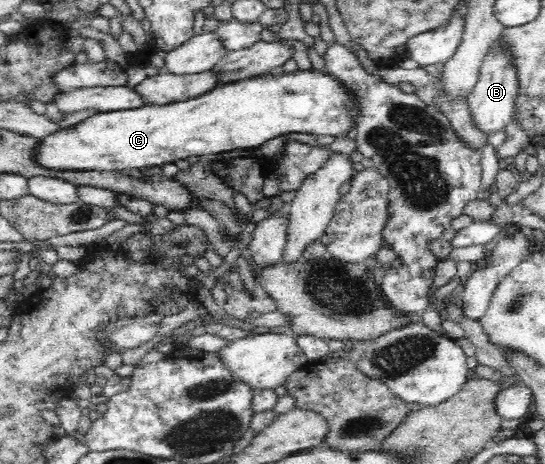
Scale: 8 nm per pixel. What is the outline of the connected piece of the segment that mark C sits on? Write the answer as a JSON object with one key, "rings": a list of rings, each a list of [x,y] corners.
{"rings":[[[313,67],[305,69],[299,68],[294,72],[279,71],[278,73],[263,73],[262,75],[247,77],[243,80],[236,80],[230,83],[223,82],[217,88],[212,88],[209,92],[203,93],[201,96],[191,97],[187,100],[175,101],[171,104],[150,104],[145,108],[135,109],[115,109],[109,112],[98,112],[91,118],[79,123],[76,126],[65,129],[59,134],[53,134],[45,140],[41,140],[41,150],[37,154],[37,159],[47,165],[47,167],[55,168],[71,168],[71,169],[123,169],[145,168],[151,166],[159,166],[167,164],[167,162],[177,162],[177,160],[185,160],[189,156],[207,156],[213,157],[221,152],[229,152],[230,150],[257,149],[267,140],[277,138],[291,132],[299,132],[299,134],[309,134],[309,136],[318,136],[322,139],[325,136],[333,136],[333,138],[345,137],[351,130],[358,128],[359,112],[361,112],[361,103],[359,97],[355,95],[355,91],[351,87],[347,87],[345,81],[339,77],[333,76],[331,73],[321,72],[321,70],[313,69]]]}

